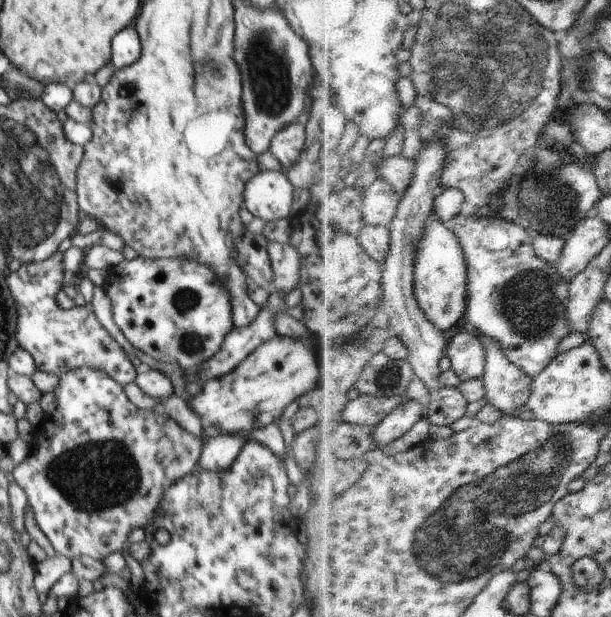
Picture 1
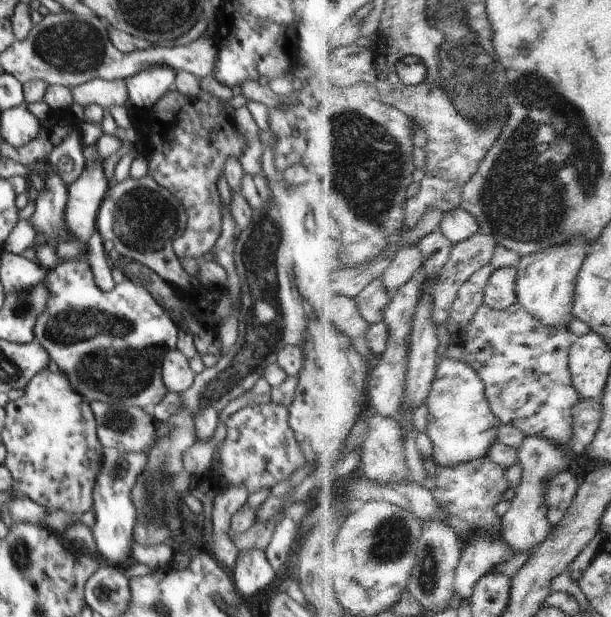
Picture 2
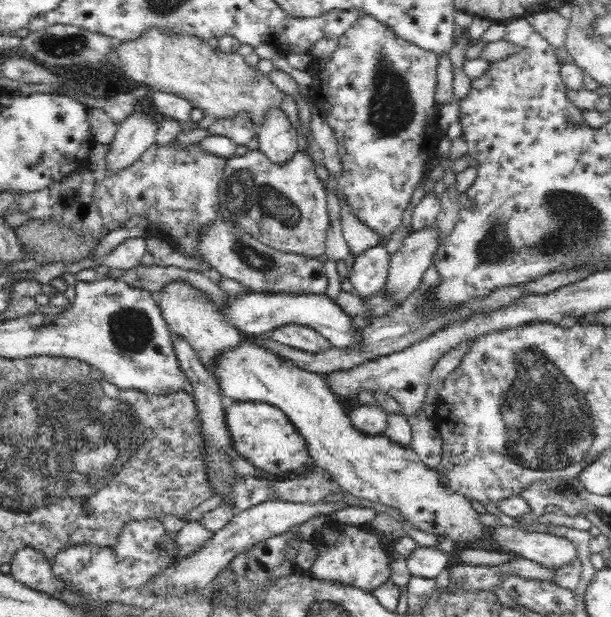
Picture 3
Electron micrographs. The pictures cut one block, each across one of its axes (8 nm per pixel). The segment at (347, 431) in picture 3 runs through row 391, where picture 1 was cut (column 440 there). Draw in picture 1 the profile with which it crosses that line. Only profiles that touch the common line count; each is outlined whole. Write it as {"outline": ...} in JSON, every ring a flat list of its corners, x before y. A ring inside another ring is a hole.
{"outline":[[435,216,428,222,428,232,420,244,420,258,416,279,416,292,420,308,427,312,428,320,442,332,452,335,465,322,471,290,471,269,459,236,447,223]]}

